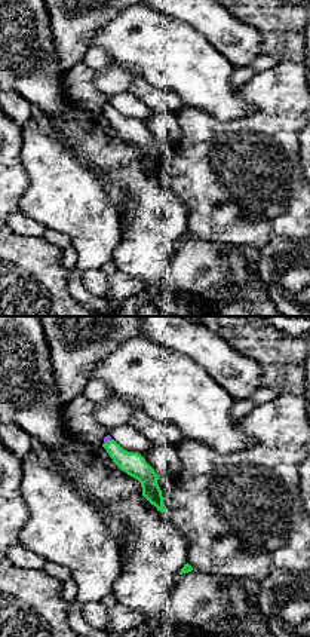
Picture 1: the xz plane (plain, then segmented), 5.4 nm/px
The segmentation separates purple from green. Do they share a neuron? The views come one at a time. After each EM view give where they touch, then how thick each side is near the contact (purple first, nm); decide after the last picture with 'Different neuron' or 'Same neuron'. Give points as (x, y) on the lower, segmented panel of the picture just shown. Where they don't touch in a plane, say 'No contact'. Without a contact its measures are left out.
Touches purple at (107, 441). Thickness 40 nm (purple) against 120 nm

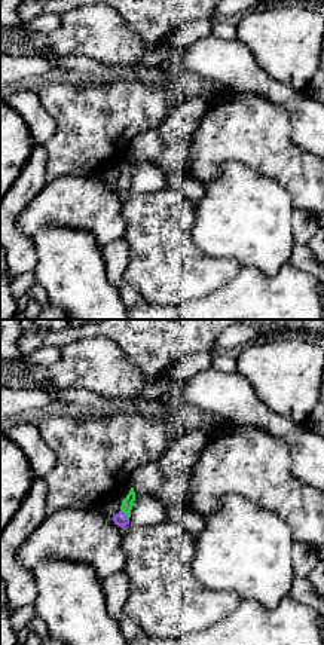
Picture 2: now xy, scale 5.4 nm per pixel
Touches purple at (125, 514). Thickness 70 nm (purple) against 60 nm

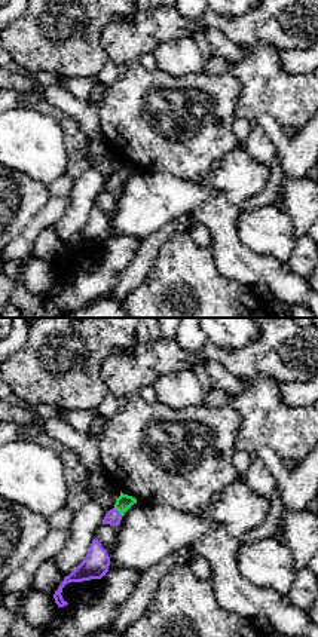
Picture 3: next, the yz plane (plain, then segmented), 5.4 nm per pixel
Touches purple at (118, 511). Thickness 80 nm (purple) against 90 nm

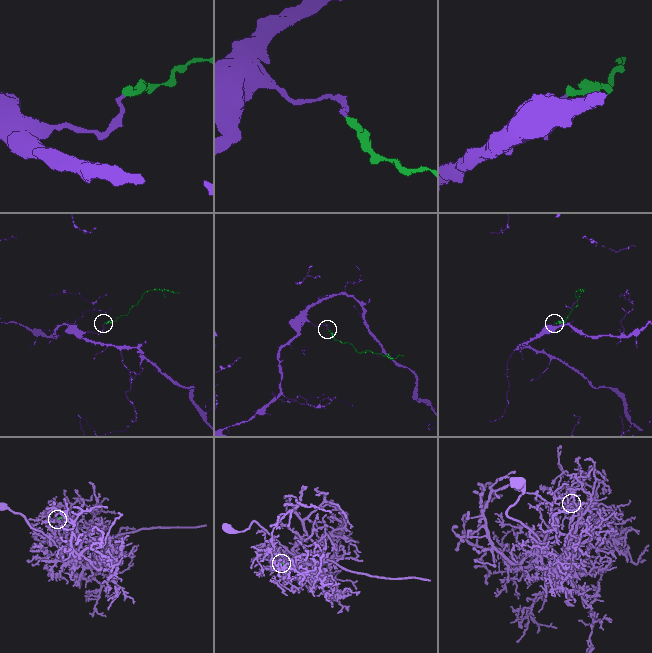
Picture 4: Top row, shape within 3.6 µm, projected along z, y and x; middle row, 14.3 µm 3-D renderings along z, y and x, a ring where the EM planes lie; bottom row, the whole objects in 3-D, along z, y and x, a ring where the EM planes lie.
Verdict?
Same neuron

